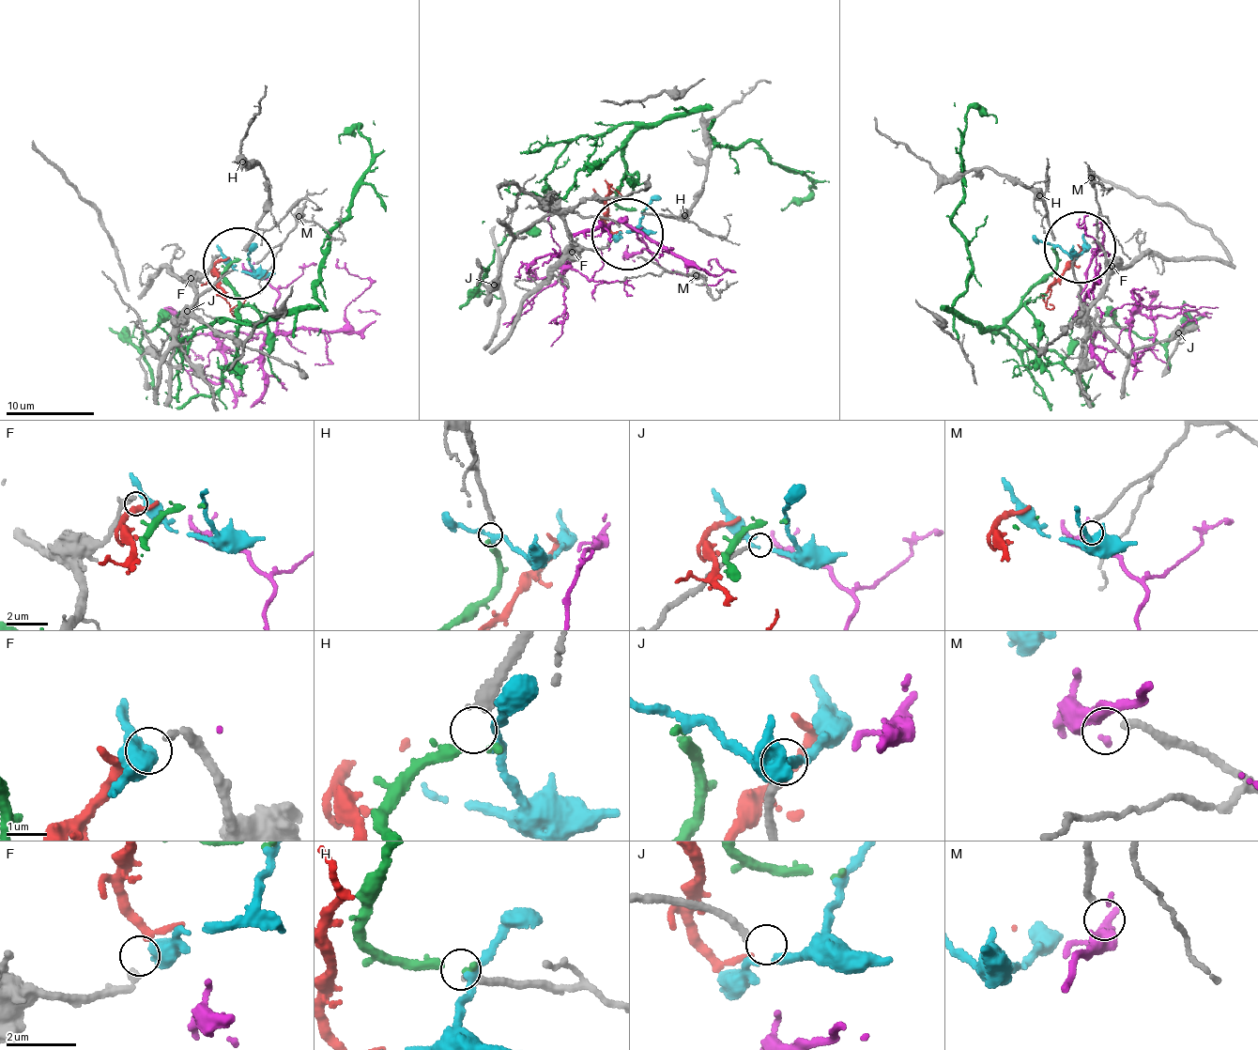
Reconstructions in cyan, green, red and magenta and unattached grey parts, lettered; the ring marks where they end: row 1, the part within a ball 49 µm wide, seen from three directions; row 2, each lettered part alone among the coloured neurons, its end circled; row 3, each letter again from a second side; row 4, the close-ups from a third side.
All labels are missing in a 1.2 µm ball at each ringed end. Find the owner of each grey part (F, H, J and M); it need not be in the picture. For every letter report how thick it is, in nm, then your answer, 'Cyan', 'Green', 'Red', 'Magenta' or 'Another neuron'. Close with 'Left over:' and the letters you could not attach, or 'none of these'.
F: Thickness 220 nm. Another neuron
H: Thickness 280 nm. Green
J: Thickness 200 nm. Cyan
M: Thickness 170 nm. Magenta
Left over: F

